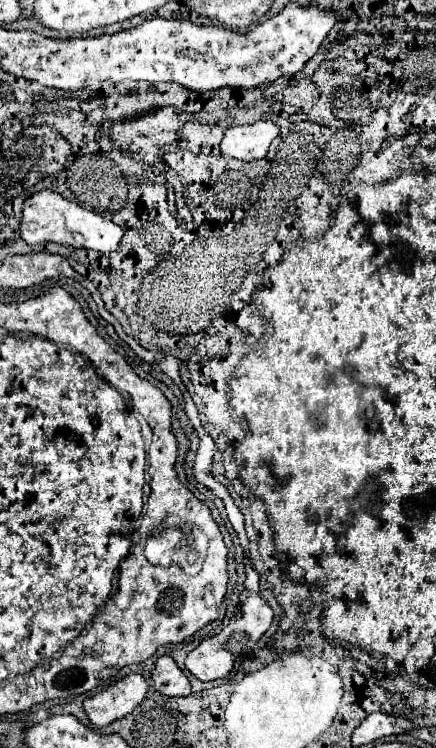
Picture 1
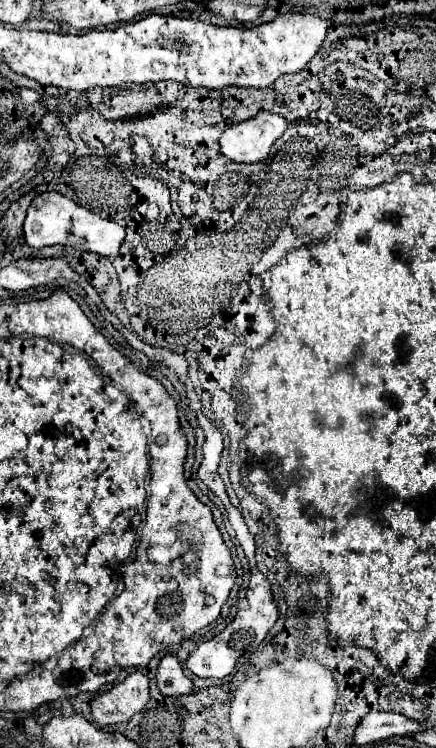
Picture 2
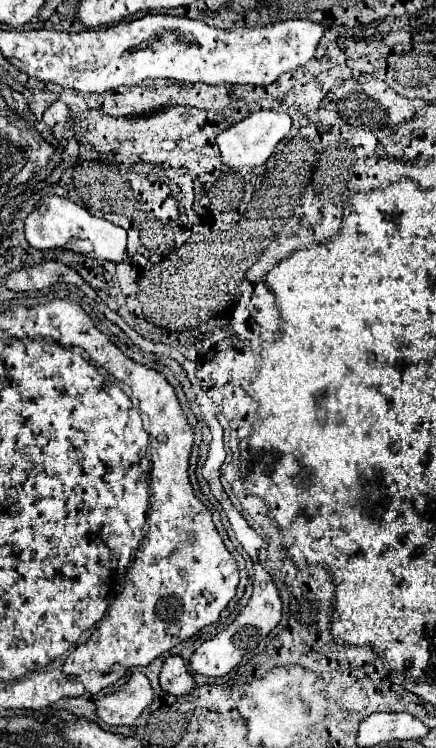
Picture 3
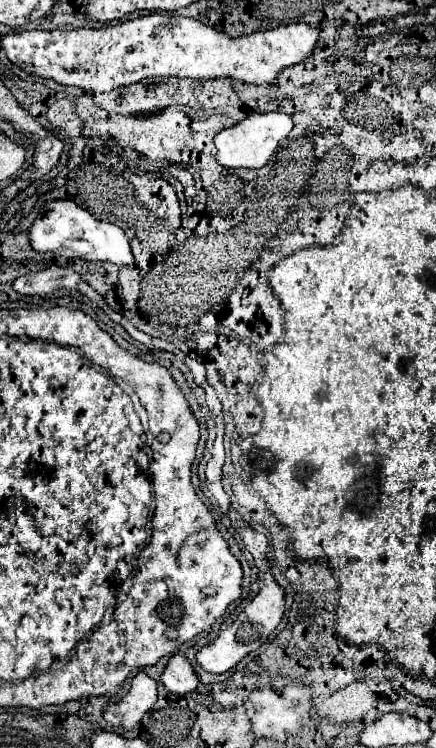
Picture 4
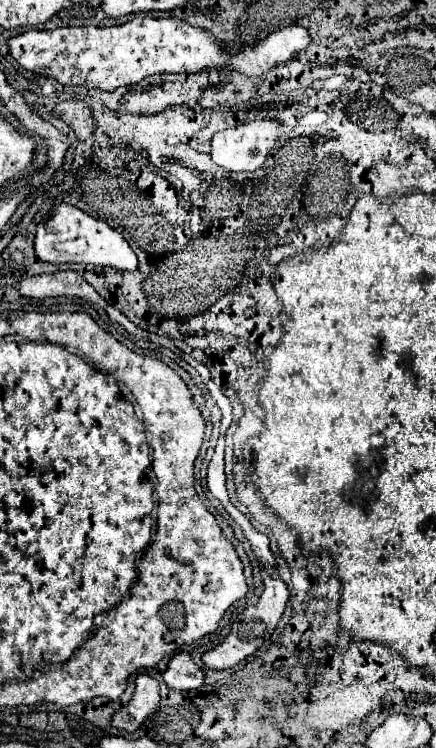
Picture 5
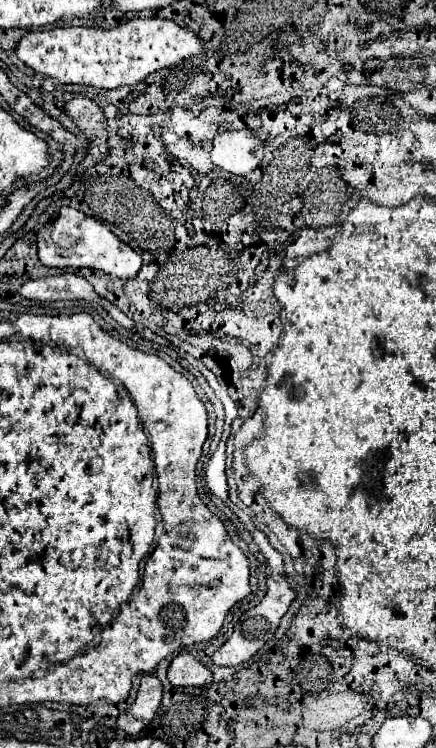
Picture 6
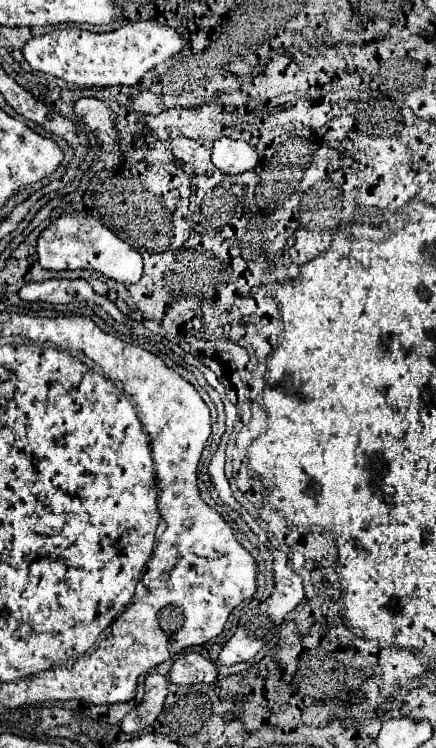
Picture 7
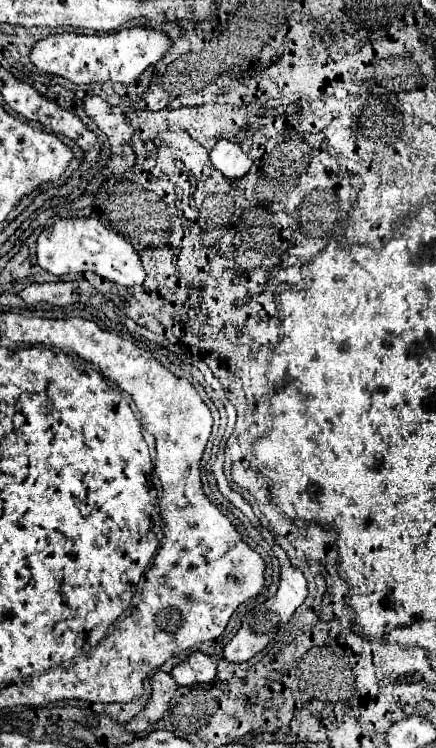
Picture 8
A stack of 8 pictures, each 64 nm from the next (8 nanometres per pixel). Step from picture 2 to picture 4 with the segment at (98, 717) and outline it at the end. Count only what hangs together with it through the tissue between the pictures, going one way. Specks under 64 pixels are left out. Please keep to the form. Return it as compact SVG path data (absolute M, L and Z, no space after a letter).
M138 672L132 678L132 688L120 700L112 700L104 708L104 720L110 726L122 726L126 730L134 728L142 716L156 702L156 682L148 678L144 672Z

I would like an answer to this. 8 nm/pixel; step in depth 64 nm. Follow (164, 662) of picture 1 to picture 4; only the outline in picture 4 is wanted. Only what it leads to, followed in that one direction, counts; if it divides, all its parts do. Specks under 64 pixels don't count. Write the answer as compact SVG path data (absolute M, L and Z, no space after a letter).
M174 654L168 660L166 670L162 672L162 684L166 686L168 692L172 692L176 696L184 696L198 686L198 678L186 656Z

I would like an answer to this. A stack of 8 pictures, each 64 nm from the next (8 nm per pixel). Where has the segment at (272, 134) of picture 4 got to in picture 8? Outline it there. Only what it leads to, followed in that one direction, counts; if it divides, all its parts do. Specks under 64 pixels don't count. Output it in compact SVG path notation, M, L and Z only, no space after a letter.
M224 138L218 140L216 146L212 148L210 162L216 170L220 170L230 180L242 178L250 170L250 166L254 164L254 160L242 150L240 144L224 140Z

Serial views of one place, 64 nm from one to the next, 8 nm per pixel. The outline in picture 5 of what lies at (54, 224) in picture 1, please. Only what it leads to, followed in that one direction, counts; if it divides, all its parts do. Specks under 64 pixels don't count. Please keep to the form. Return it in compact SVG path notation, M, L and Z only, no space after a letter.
M60 204L54 208L50 218L46 222L40 222L36 226L36 238L34 238L34 250L40 260L44 262L82 262L82 264L98 264L98 266L112 266L120 272L124 270L136 270L138 260L126 238L110 228L106 222L100 222L92 218L90 214L82 212L76 206Z

